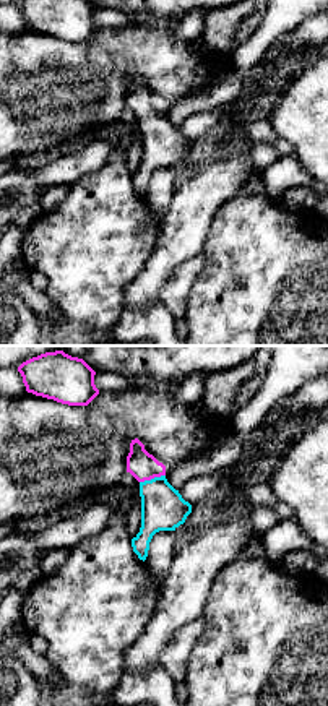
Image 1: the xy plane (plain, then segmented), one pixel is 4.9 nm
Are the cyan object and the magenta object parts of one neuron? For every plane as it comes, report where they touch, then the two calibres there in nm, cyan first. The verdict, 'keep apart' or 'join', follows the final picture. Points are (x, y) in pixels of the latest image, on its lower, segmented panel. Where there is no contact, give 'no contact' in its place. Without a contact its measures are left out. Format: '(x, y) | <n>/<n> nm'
(151, 479) | 220/140 nm

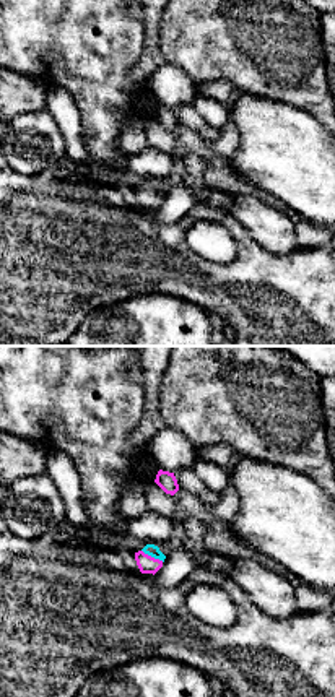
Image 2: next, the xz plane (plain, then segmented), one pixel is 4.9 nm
(153, 556) | 60/90 nm

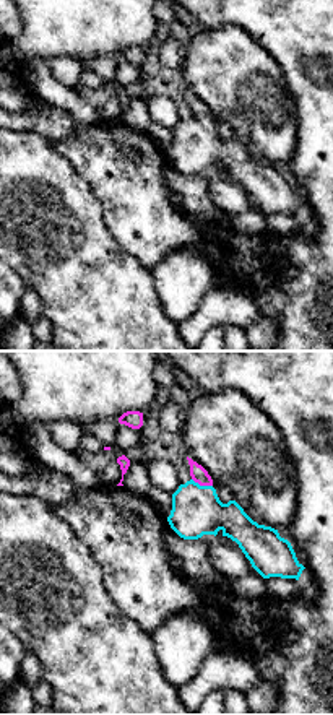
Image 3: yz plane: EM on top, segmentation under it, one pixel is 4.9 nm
(202, 486) | 240/80 nm

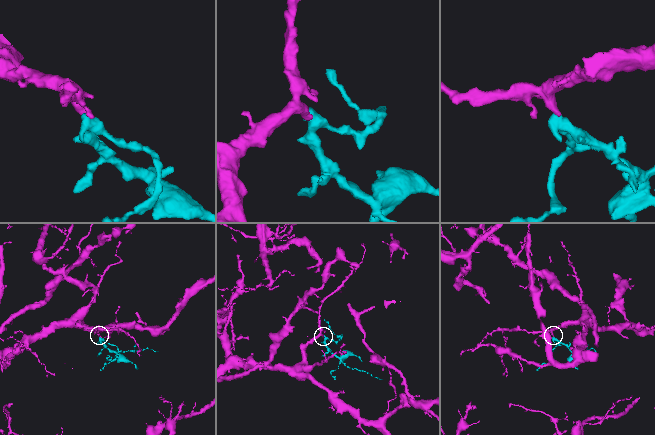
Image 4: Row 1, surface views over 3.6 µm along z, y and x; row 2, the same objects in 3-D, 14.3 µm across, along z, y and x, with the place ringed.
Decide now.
join

